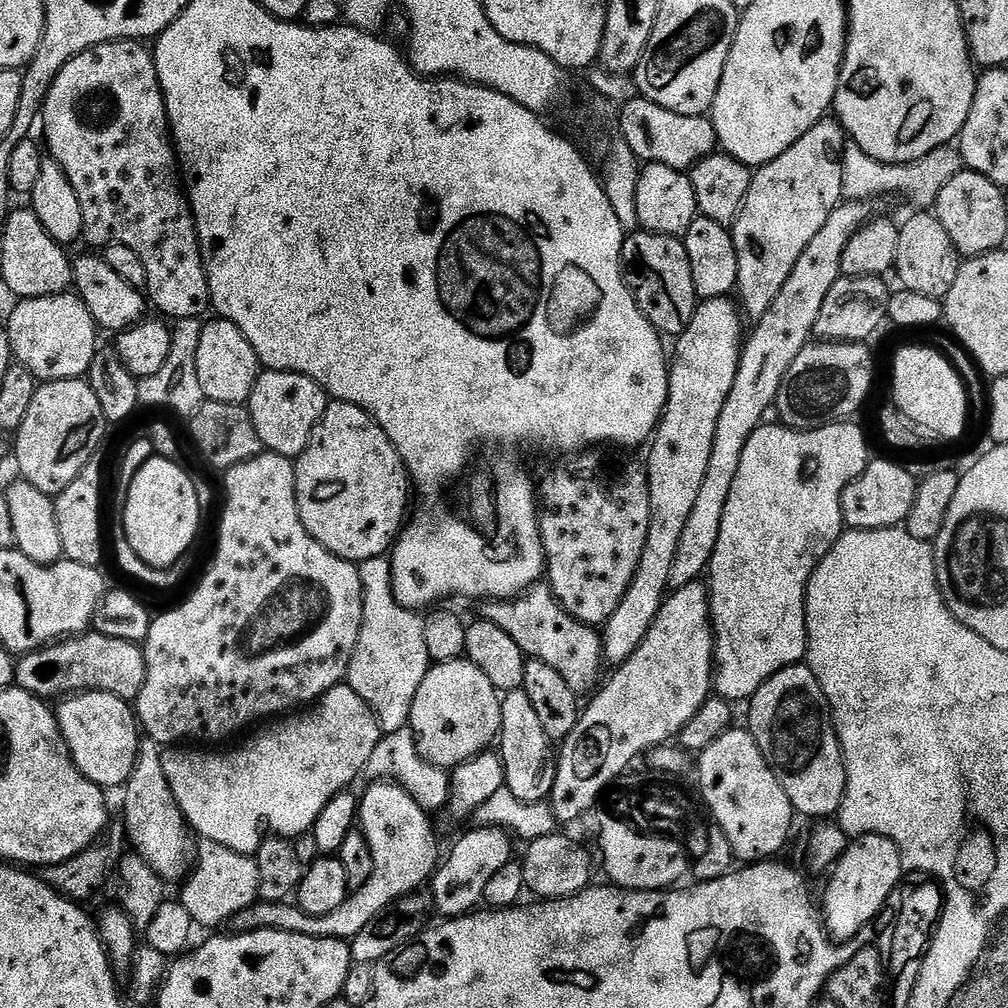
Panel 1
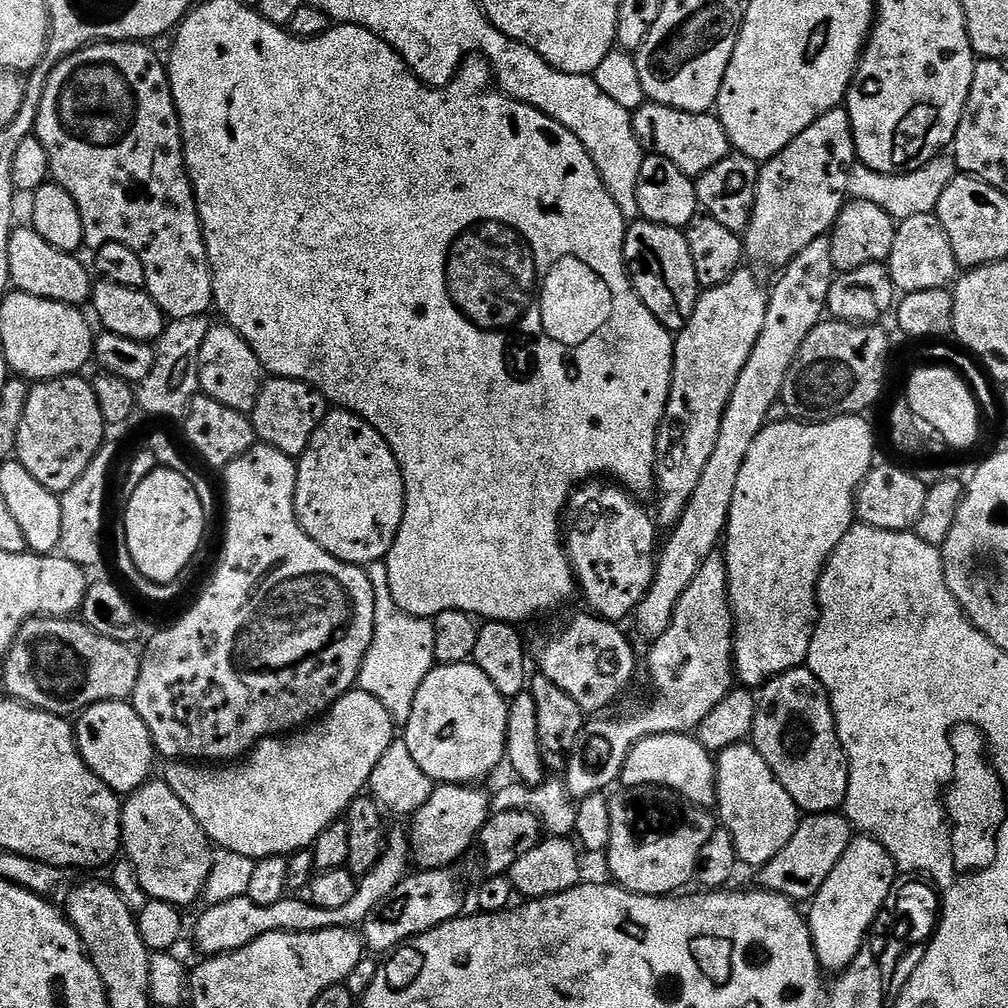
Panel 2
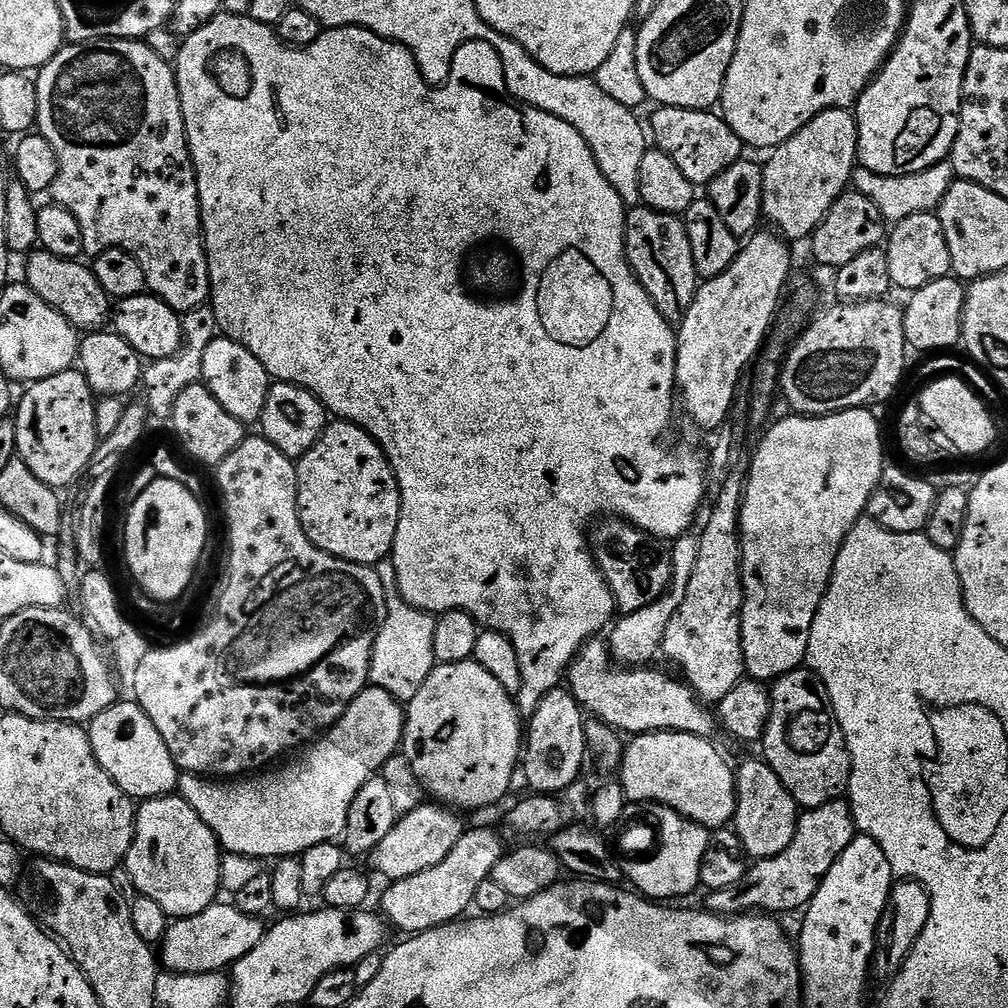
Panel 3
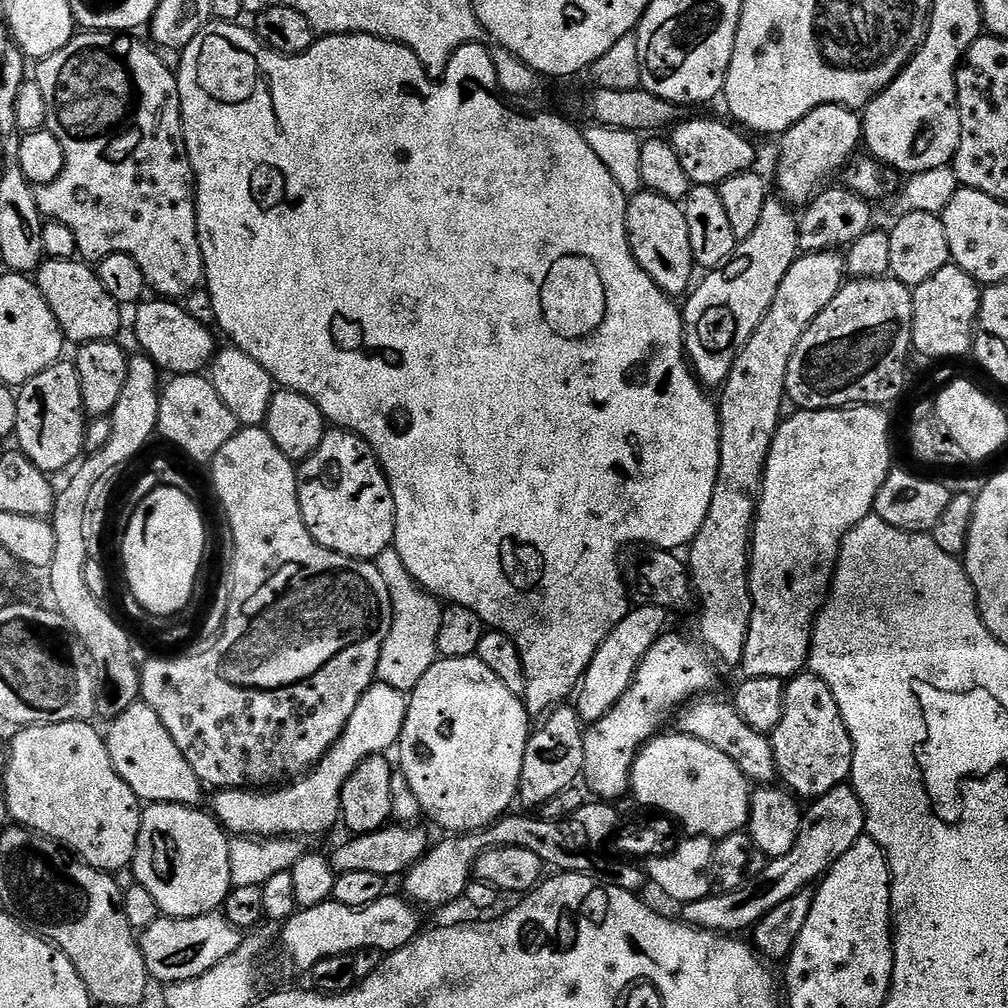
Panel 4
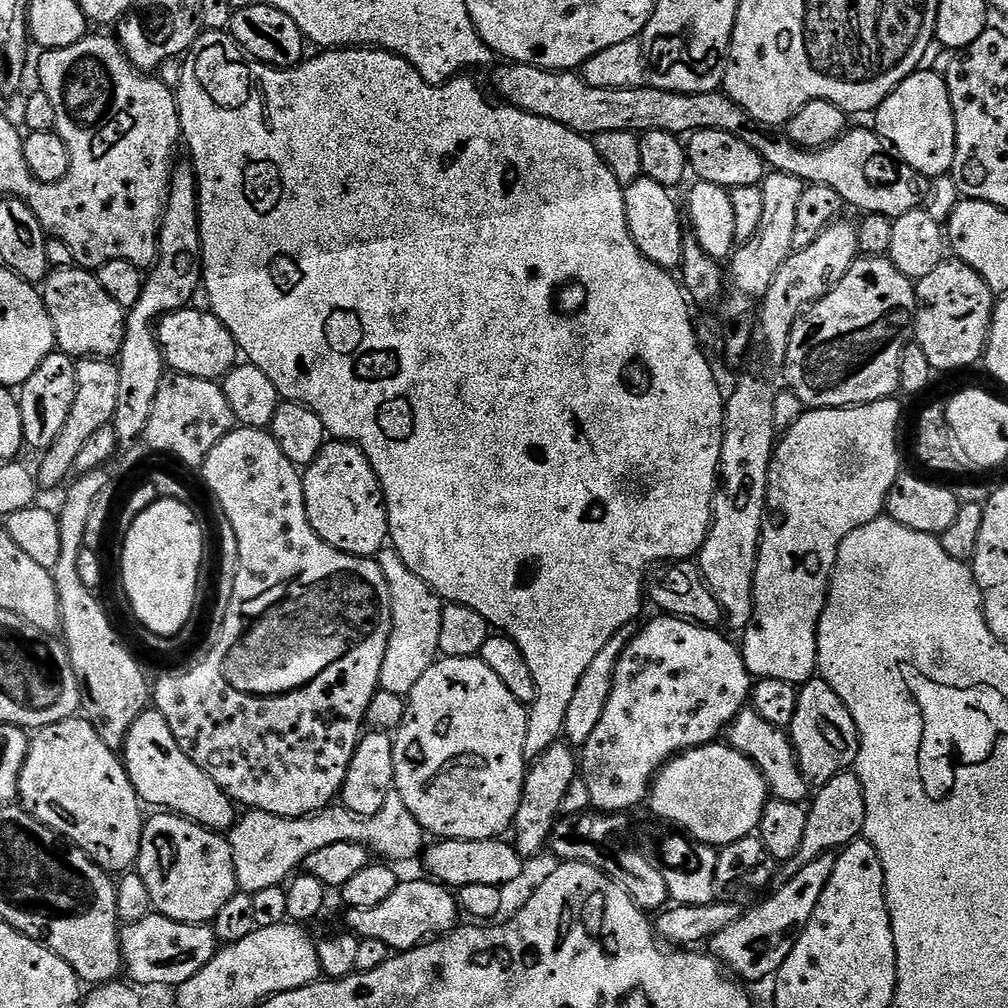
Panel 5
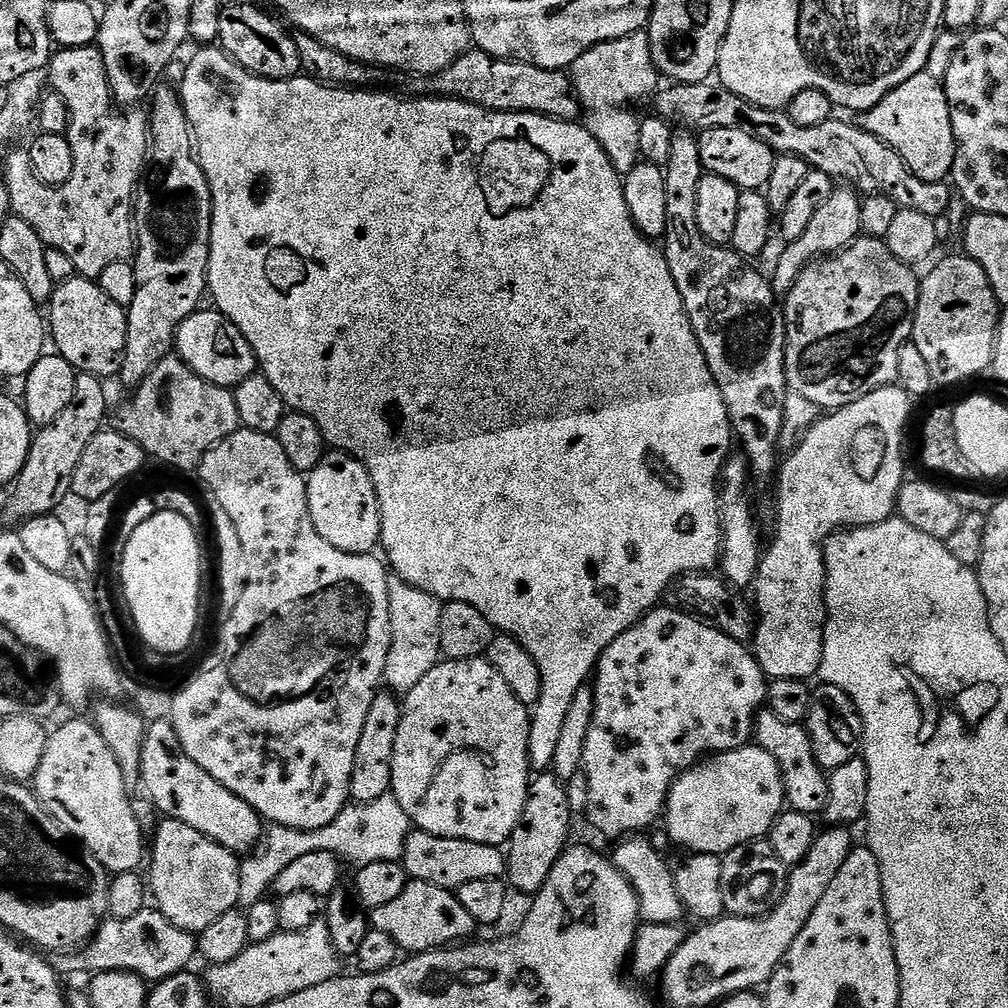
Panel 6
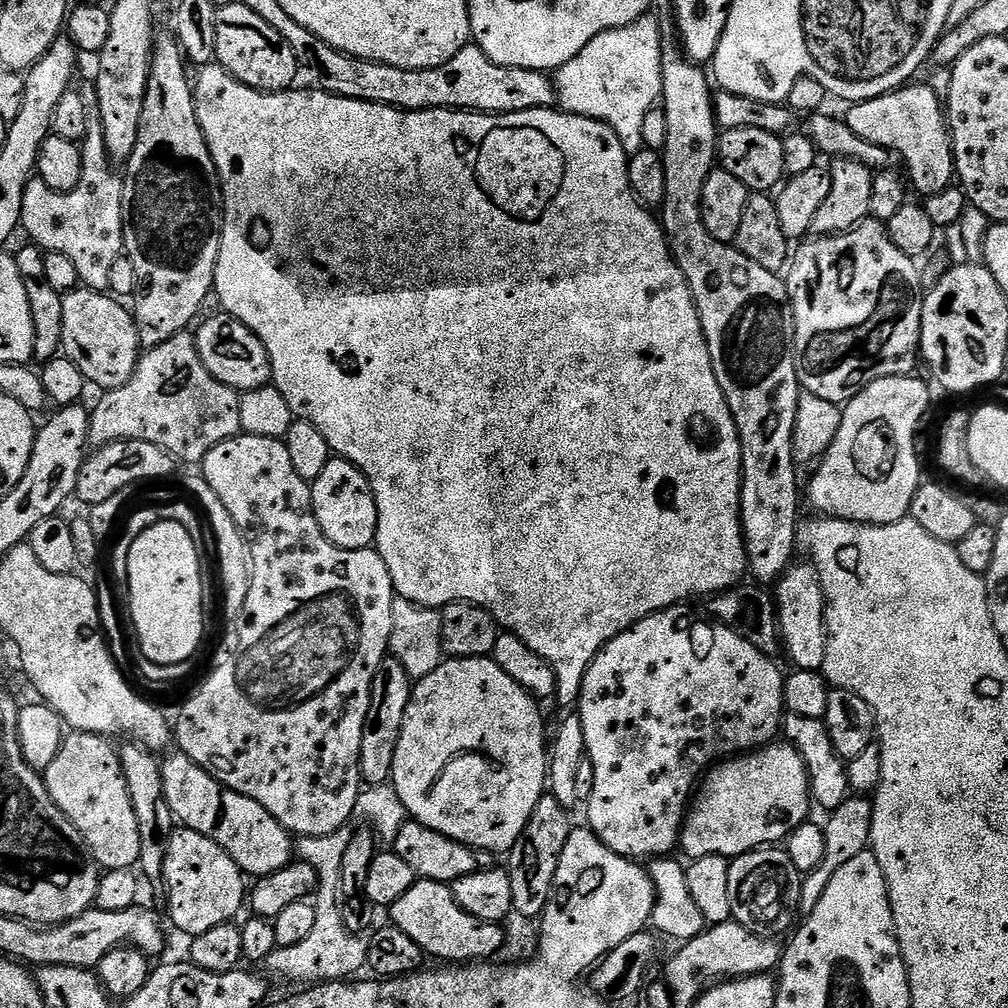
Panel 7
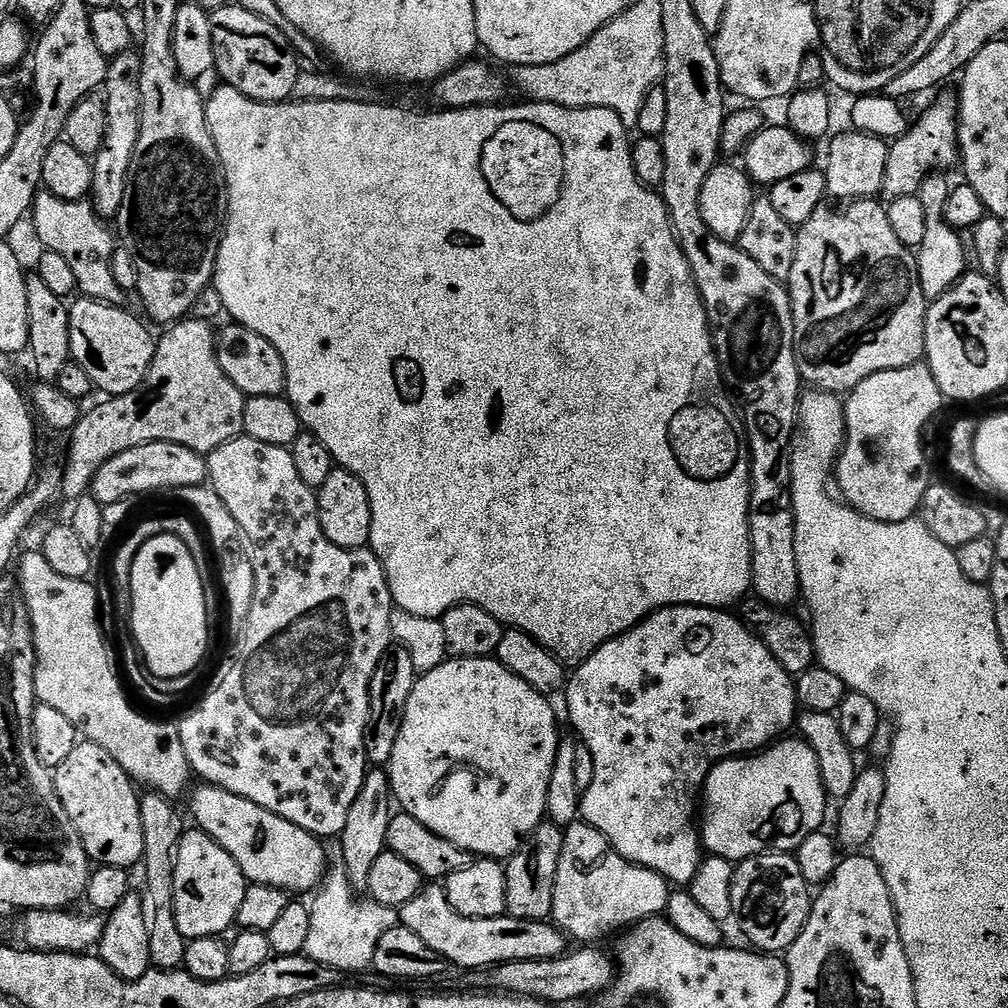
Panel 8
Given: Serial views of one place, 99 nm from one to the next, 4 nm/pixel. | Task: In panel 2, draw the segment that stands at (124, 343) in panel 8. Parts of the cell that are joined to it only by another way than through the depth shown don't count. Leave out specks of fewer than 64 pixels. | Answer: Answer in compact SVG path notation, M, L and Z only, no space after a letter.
M31 226L13 227L12 237L8 243L8 257L12 275L10 284L15 291L73 306L84 306L91 301L93 273L91 271L88 273L83 262L76 260L80 258L73 253L50 246L50 242L46 242L46 238L42 238L42 234L35 232Z

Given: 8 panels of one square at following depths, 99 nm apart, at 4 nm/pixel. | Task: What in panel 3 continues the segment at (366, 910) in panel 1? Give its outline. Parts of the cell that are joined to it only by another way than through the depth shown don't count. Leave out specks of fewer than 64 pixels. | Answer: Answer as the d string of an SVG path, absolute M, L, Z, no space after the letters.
M217 902L202 910L202 914L185 916L169 923L168 932L158 945L159 963L167 971L180 974L223 973L262 942L266 931L264 923L261 917L238 910L235 903Z

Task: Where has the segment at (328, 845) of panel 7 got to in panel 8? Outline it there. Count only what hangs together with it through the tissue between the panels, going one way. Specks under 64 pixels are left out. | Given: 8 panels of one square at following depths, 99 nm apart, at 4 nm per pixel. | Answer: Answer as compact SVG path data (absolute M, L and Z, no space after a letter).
M329 871L325 875L318 891L315 893L316 901L311 901L310 904L310 938L306 938L306 946L304 947L303 955L309 956L314 962L322 962L327 968L334 968L340 971L345 969L344 963L347 962L348 956L344 952L353 952L352 960L356 963L356 968L360 972L369 971L372 968L372 959L378 950L378 942L382 938L382 934L386 934L386 930L397 927L400 924L400 914L397 909L387 908L382 906L376 900L371 898L363 898L352 896L348 901L336 900L336 895L340 891L353 891L354 885L351 880L342 879L339 871Z

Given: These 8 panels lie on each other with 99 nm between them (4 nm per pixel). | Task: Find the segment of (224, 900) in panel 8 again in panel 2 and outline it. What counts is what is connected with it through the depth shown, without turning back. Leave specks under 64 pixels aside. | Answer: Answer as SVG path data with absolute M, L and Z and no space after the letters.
M149 779L147 784L143 784L123 801L120 818L122 852L123 855L128 855L129 862L136 867L136 880L145 892L145 897L185 906L184 904L192 904L195 900L199 901L204 895L204 887L212 869L214 845L194 814L190 814L182 798L178 798L178 794L174 794L174 790L163 779L156 779Z

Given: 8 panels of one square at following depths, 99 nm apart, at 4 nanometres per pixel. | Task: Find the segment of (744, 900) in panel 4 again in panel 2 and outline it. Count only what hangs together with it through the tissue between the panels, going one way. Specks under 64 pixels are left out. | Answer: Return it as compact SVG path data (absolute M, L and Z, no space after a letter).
M839 811L805 815L798 830L794 830L794 838L786 842L786 850L782 850L782 854L778 854L769 864L759 869L759 887L765 892L785 896L793 902L811 901L818 890L822 890L822 882L830 878L830 870L838 866L838 858L846 854L846 846L850 846L853 838L854 829L848 823L848 817Z

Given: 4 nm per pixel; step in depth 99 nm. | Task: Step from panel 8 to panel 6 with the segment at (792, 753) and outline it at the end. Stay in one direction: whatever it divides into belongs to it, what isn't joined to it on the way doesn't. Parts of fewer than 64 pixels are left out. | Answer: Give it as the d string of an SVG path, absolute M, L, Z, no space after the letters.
M747 744L738 750L715 753L686 771L668 792L664 823L669 838L686 851L706 856L723 857L740 845L767 837L774 822L785 811L784 779L778 762L766 750Z

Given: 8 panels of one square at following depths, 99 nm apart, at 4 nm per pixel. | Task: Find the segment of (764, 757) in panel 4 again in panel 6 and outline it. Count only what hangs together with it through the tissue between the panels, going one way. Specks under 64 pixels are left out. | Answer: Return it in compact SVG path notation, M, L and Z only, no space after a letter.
M762 710L756 716L755 743L766 754L778 762L784 779L784 798L787 807L794 812L801 812L816 818L826 810L826 802L830 798L828 785L829 773L820 765L818 758L814 758L814 746L810 742L810 734L804 724L782 722L778 714L770 710Z

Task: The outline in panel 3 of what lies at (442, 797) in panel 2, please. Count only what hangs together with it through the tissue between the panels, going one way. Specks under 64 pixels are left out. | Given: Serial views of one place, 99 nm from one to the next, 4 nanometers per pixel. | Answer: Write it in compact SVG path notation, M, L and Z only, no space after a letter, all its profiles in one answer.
M425 802L414 810L403 813L390 834L386 834L386 838L382 838L382 842L378 842L378 846L370 854L371 871L381 872L385 881L391 882L411 878L414 874L422 874L422 870L430 870L430 866L438 866L438 862L442 862L442 858L446 858L446 854L454 850L458 838L462 838L466 831L466 824L455 814L457 815L451 807L441 806L436 802Z

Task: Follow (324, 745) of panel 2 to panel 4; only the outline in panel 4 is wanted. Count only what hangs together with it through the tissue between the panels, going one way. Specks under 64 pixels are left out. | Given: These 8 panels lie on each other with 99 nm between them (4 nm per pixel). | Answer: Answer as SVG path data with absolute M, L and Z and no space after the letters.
M374 682L362 694L346 730L307 776L301 776L275 790L225 788L215 793L211 811L220 825L240 838L305 838L320 836L340 820L342 786L366 758L388 754L399 745L408 713L408 696L392 686Z

